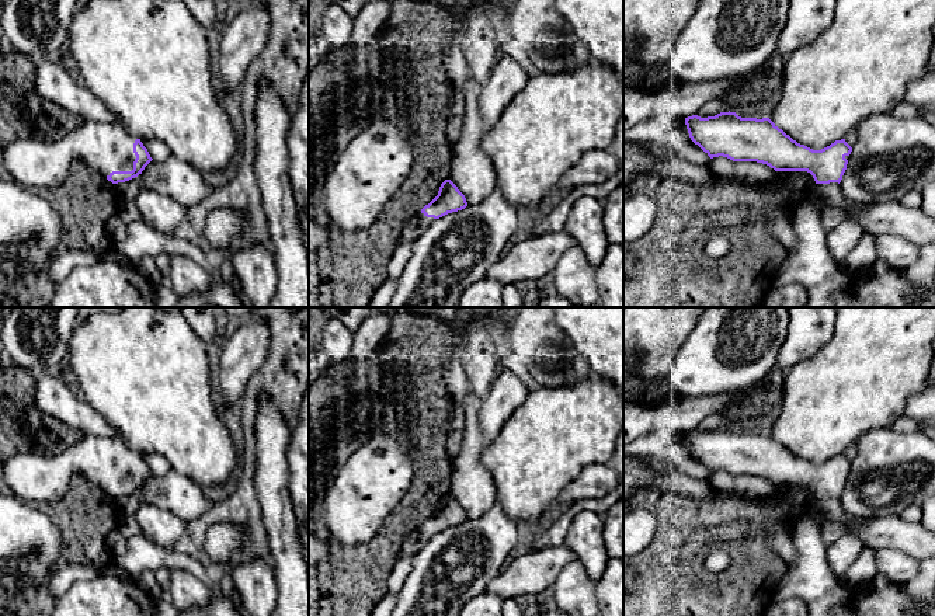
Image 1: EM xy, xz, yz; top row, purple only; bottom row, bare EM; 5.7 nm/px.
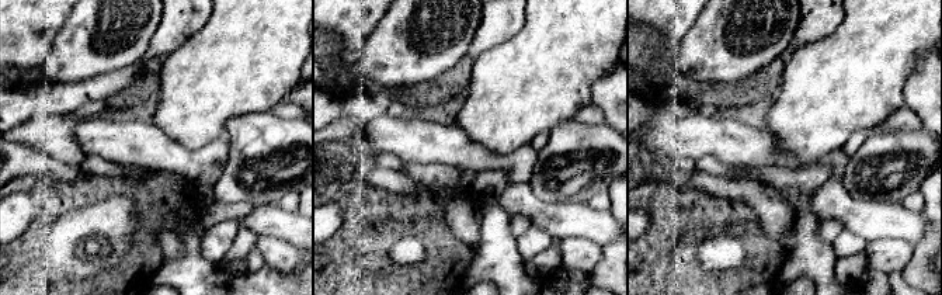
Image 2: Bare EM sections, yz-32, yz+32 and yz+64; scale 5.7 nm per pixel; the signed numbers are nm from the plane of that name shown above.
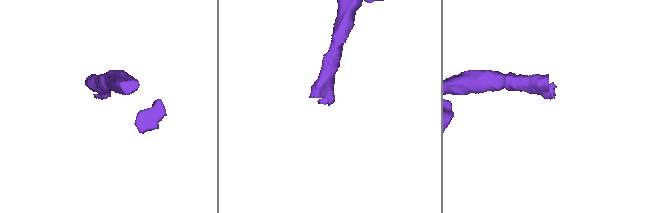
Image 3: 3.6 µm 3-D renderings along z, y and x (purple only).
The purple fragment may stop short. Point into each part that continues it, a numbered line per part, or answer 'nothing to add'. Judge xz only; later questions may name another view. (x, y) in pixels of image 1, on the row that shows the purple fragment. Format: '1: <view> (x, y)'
1: xz (414, 226)

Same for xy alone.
1: xy (35, 163)

